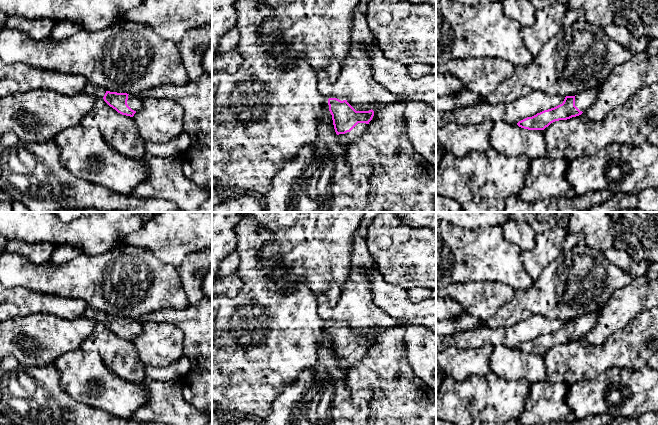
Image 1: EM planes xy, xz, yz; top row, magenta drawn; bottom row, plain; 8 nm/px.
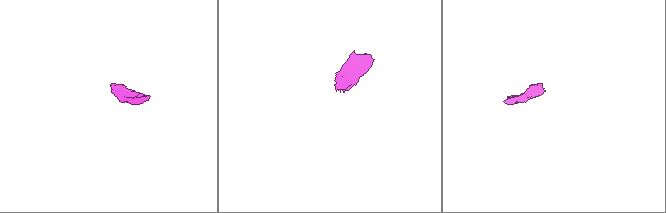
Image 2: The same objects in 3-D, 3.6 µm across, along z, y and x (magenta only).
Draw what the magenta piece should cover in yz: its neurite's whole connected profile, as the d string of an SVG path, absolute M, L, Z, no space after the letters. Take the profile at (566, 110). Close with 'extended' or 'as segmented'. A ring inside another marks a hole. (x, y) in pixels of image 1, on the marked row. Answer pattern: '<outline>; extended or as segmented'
M599 88L588 89L576 96L566 96L562 104L527 117L517 125L528 130L544 130L555 121L579 116L593 105L598 91Z; extended

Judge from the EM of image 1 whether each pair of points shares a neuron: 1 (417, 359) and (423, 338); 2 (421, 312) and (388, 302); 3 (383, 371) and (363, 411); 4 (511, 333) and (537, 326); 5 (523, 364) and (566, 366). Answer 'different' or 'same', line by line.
1: same
2: same
3: different
4: same
5: different

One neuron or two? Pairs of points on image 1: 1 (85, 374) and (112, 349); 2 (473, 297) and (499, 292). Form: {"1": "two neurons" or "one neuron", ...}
{"1": "two neurons", "2": "one neuron"}

